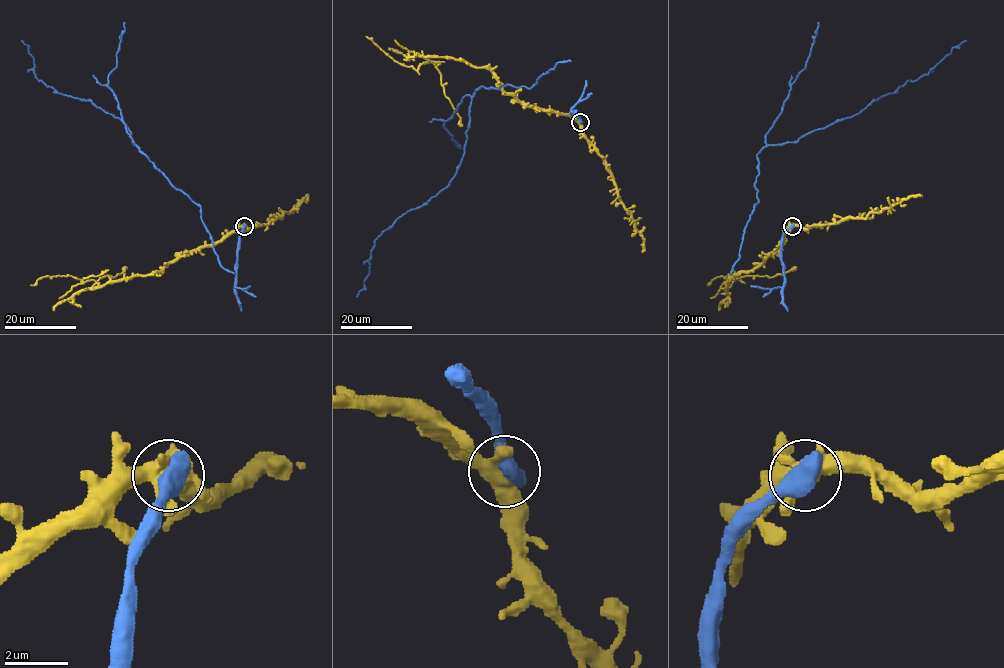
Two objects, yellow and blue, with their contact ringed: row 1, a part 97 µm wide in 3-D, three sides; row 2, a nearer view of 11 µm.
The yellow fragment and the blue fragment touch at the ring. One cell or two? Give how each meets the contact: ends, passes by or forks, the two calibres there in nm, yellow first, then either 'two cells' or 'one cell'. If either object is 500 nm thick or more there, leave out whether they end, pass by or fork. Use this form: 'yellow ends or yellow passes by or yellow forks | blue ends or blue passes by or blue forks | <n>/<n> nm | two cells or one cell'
440/750 nm | two cells

